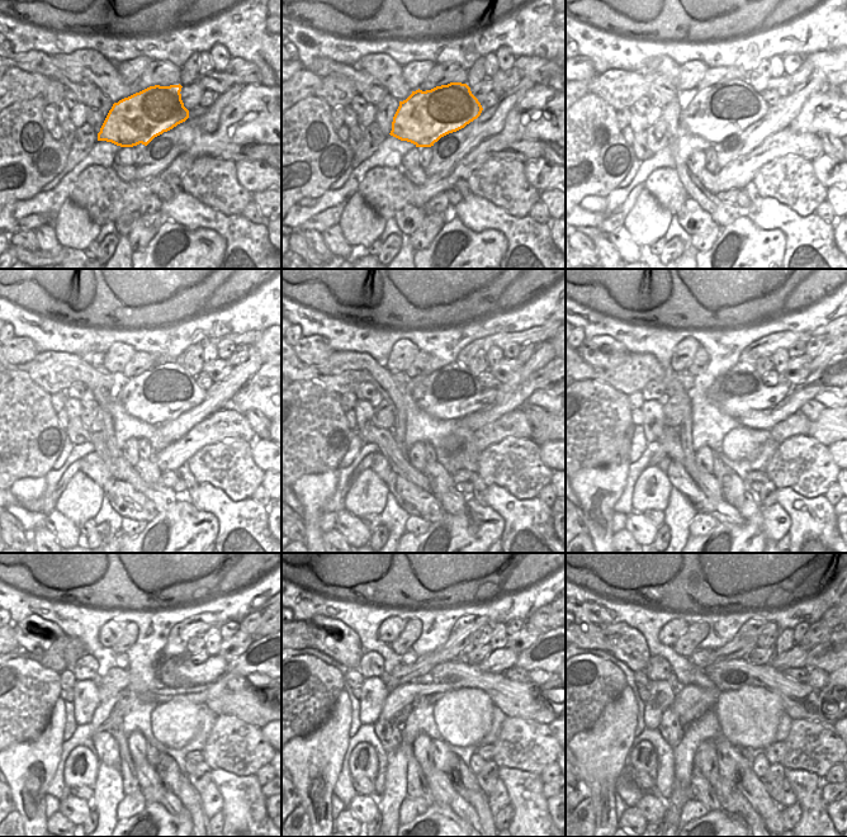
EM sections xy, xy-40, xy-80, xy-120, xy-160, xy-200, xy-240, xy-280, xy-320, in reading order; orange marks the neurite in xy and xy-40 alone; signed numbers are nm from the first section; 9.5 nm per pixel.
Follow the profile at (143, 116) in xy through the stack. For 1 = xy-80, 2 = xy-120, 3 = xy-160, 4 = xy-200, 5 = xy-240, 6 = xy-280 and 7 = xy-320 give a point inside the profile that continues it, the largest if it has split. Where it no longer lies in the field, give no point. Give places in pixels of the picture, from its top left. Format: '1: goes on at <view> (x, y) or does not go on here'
1: goes on at xy-80 (715, 113)
2: goes on at xy-120 (164, 392)
3: goes on at xy-160 (452, 392)
4: goes on at xy-200 (739, 391)
5: goes on at xy-240 (169, 667)
6: goes on at xy-280 (498, 661)
7: goes on at xy-320 (795, 657)

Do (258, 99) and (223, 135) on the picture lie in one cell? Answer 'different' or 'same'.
same

